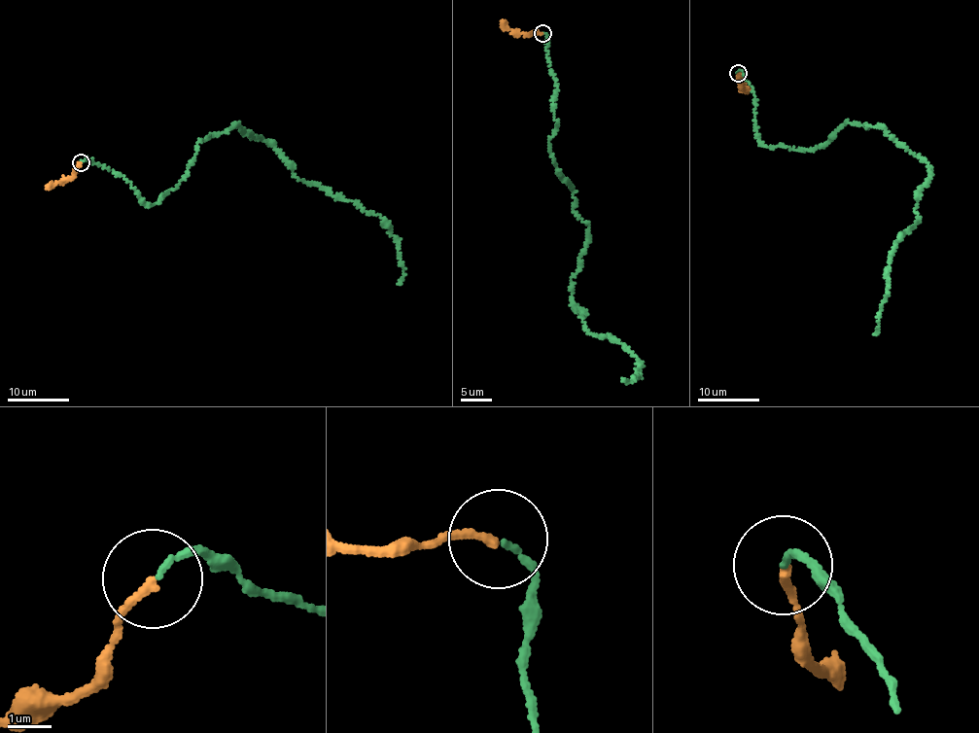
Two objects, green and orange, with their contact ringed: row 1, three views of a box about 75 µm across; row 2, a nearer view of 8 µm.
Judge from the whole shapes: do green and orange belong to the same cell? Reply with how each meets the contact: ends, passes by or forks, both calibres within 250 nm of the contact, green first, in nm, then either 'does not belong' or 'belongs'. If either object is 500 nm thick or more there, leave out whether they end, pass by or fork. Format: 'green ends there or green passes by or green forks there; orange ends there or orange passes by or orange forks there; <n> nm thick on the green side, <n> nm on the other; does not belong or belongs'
green ends there; orange ends there; 120 nm thick on the green side, 180 nm on the other; belongs

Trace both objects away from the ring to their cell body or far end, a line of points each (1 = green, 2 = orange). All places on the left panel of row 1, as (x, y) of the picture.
1: (81, 162), (149, 205), (199, 141), (236, 123), (294, 176), (381, 217), (400, 285)
2: (81, 162), (73, 176), (47, 190)

